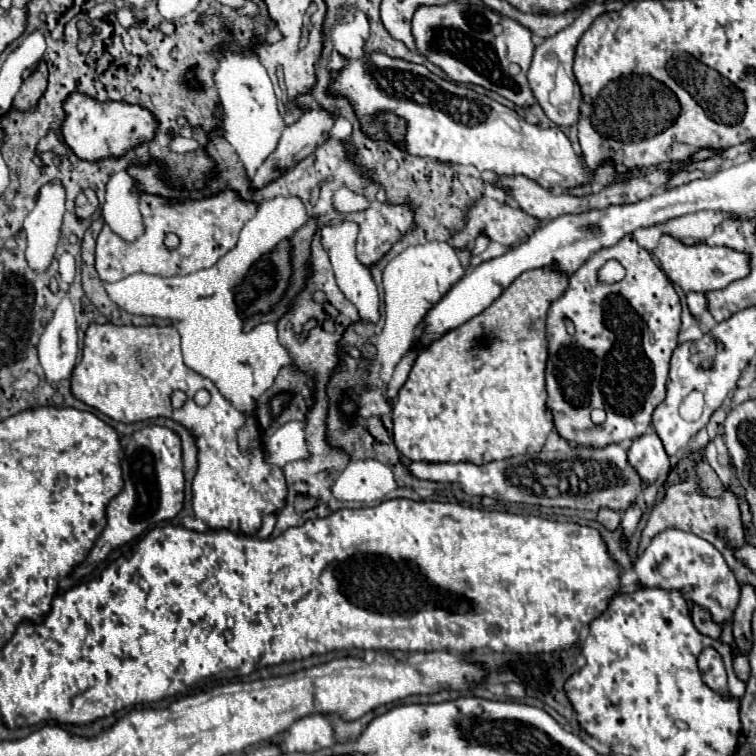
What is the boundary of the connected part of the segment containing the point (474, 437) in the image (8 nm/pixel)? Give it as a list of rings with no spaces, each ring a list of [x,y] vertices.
[[[543,266],[543,268],[527,270],[489,308],[485,308],[481,314],[473,316],[465,324],[445,332],[441,338],[433,340],[431,346],[423,348],[417,354],[417,360],[409,372],[407,382],[403,384],[397,400],[393,402],[393,440],[395,440],[397,450],[407,460],[429,462],[429,464],[471,462],[471,464],[481,466],[481,464],[489,464],[493,460],[505,460],[509,456],[519,456],[525,452],[539,452],[543,448],[547,434],[553,430],[553,414],[547,406],[547,392],[545,392],[545,362],[549,356],[549,350],[547,350],[547,312],[551,308],[551,302],[557,300],[557,296],[561,296],[565,292],[567,284],[569,284],[569,276],[565,272],[559,272],[555,266]]]

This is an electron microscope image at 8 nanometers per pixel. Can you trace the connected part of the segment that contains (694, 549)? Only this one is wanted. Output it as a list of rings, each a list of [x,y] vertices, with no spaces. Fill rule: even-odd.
[[[665,530],[651,540],[647,550],[633,564],[633,570],[637,572],[641,588],[677,590],[685,600],[707,610],[717,626],[733,622],[733,614],[739,604],[739,582],[725,564],[721,552],[707,540],[681,530]]]

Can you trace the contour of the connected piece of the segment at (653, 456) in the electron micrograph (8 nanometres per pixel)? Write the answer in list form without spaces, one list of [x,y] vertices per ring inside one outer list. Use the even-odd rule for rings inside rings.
[[[647,432],[633,440],[629,448],[629,462],[635,466],[645,484],[655,484],[671,468],[671,460],[657,432]]]

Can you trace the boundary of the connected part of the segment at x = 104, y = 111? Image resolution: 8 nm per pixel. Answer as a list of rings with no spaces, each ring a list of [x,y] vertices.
[[[71,94],[63,104],[67,118],[63,122],[63,138],[71,146],[71,150],[83,158],[83,160],[101,160],[107,156],[123,156],[125,150],[133,148],[135,144],[153,138],[155,132],[155,120],[153,116],[131,104],[121,102],[97,102],[89,96]]]

